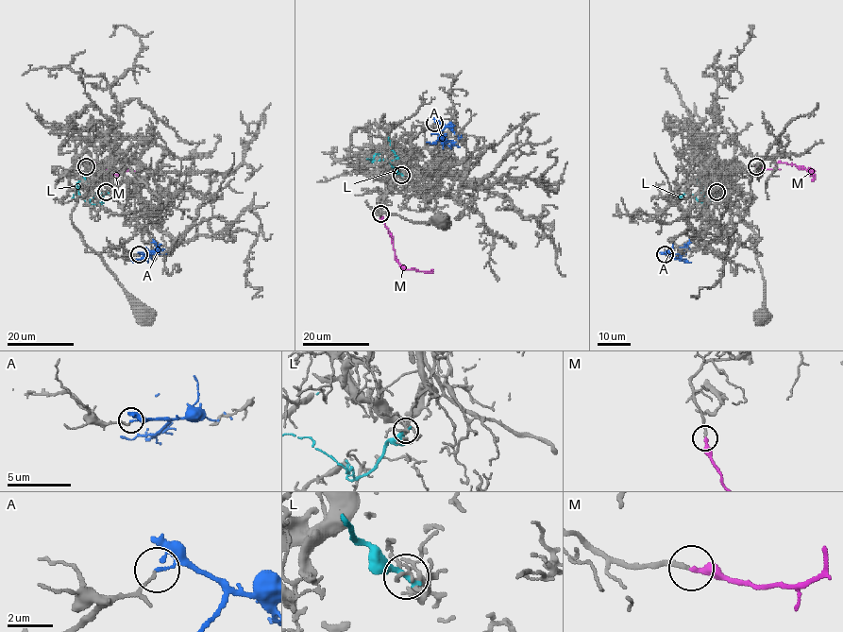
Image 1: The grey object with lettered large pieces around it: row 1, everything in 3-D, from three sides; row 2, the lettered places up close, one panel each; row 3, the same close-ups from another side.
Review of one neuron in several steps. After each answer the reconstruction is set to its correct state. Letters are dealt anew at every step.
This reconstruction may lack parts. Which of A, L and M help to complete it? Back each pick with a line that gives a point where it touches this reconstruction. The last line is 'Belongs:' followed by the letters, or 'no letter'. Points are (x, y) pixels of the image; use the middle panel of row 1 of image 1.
M: Touches grey at (380, 213)
Belongs: M

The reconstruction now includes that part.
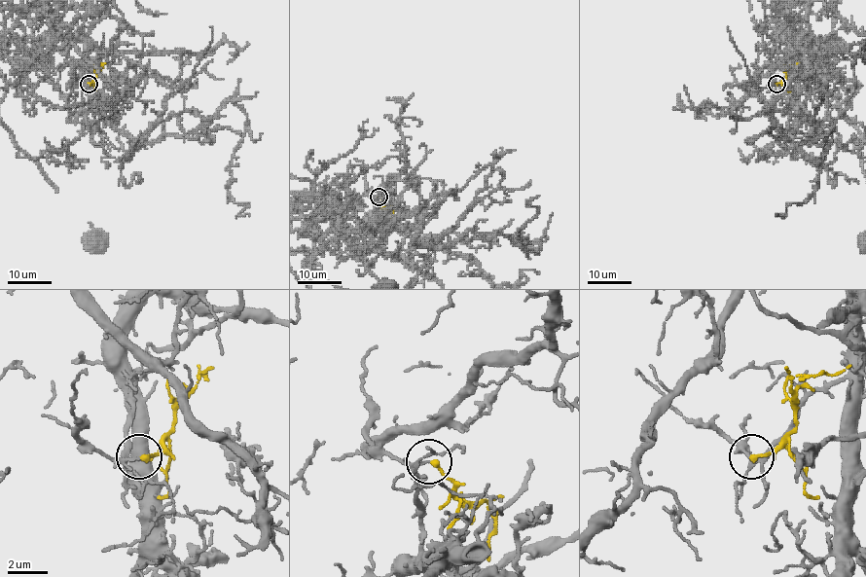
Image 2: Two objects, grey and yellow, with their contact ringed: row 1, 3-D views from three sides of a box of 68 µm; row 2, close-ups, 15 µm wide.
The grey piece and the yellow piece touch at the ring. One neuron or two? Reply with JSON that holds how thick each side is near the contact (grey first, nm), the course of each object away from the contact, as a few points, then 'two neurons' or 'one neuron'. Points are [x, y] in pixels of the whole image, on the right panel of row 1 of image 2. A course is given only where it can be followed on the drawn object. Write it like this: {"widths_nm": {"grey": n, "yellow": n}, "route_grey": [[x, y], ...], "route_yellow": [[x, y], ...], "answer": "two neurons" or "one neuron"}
{"widths_nm": {"grey": 80, "yellow": 240}, "route_grey": [[776, 84], [810, 38], [823, 66], [859, 86], [846, 108]], "answer": "two neurons"}

